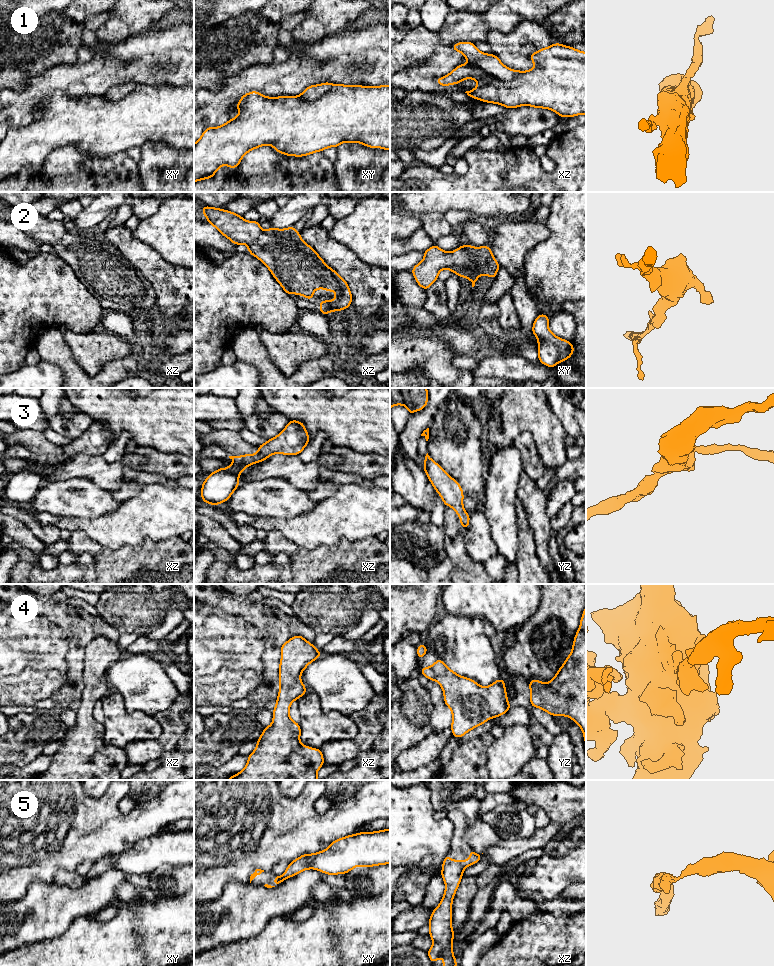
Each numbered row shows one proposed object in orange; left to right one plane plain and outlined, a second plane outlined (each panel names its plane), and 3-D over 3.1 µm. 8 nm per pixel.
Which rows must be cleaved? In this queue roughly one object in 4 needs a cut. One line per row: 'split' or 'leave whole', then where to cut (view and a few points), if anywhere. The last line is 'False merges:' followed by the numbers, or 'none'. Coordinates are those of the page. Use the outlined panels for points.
1: split; cut xz (469, 61), (502, 80), (512, 80), (519, 73)
2: leave whole; cut none
3: leave whole; cut none
4: leave whole; cut none
5: split; cut xy (280, 876), (282, 881)
False merges: 1, 5

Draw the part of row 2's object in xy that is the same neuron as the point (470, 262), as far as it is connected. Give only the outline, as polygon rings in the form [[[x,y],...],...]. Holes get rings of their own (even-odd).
[[[435,244],[424,251],[424,259],[411,271],[418,285],[428,290],[443,269],[449,269],[460,278],[469,279],[474,287],[475,282],[482,274],[494,279],[499,267],[490,246],[461,245],[458,249],[447,252]]]

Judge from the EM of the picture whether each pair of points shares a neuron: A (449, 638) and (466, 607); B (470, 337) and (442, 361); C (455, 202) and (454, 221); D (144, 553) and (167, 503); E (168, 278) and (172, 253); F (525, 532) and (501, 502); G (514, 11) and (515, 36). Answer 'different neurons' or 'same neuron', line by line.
A: different neurons
B: different neurons
C: different neurons
D: different neurons
E: different neurons
F: different neurons
G: different neurons

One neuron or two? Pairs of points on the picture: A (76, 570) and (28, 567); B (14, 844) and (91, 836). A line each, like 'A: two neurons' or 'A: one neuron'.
A: one neuron
B: one neuron

